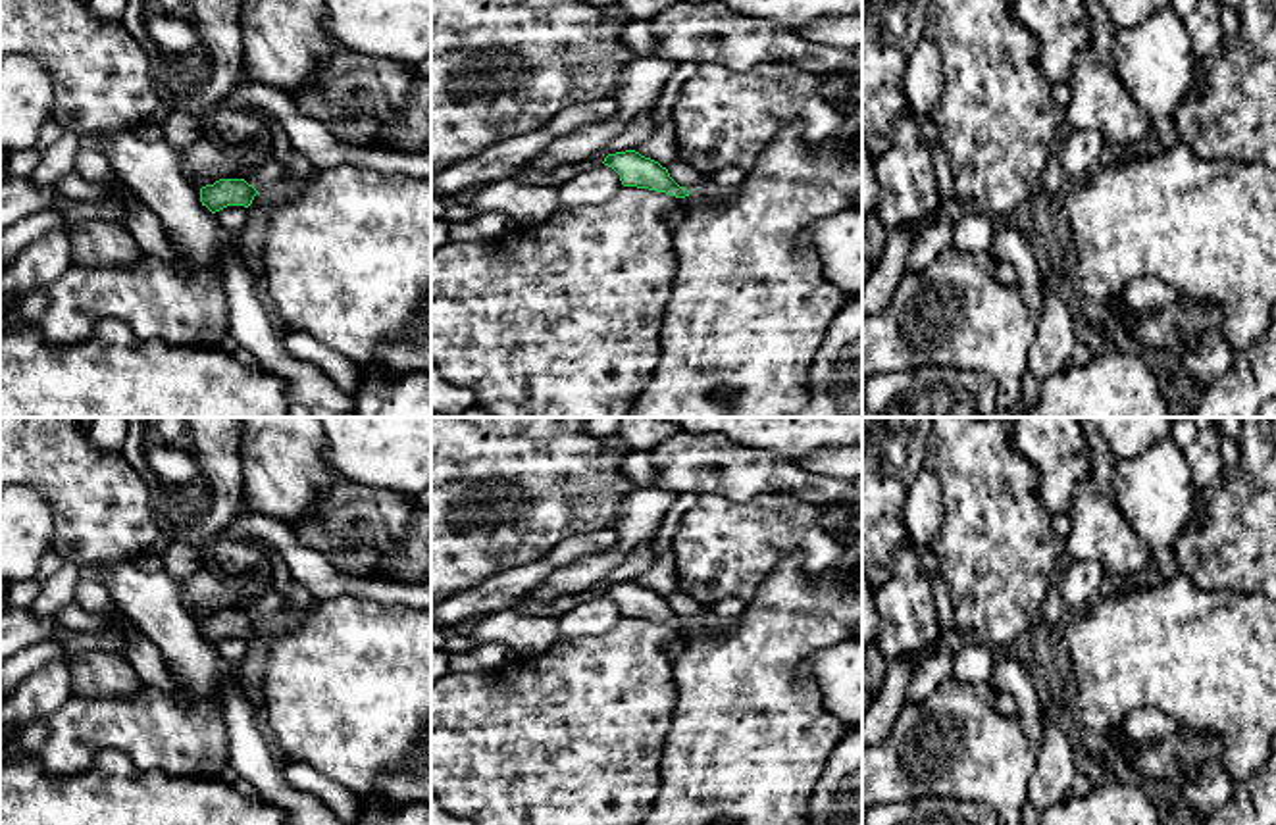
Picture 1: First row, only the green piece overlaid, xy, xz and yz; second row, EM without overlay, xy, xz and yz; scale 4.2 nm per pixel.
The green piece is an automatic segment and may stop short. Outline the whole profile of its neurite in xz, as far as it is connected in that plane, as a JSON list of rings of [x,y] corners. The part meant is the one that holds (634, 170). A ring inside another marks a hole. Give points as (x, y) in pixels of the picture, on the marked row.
[[[835,69],[822,79],[820,94],[845,115],[839,131],[826,144],[810,146],[803,123],[789,123],[768,142],[747,179],[722,198],[695,196],[666,167],[635,150],[604,158],[624,187],[666,192],[681,198],[685,210],[683,221],[672,229],[677,267],[660,321],[660,360],[627,417],[789,417],[806,404],[812,360],[849,296],[824,277],[820,258],[801,250],[799,238],[812,223],[862,206],[862,158],[855,152],[862,137],[862,104],[849,98],[862,83],[862,71]]]

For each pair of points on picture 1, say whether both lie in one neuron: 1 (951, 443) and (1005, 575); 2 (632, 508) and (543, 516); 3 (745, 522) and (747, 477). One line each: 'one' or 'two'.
1: one
2: two
3: two

